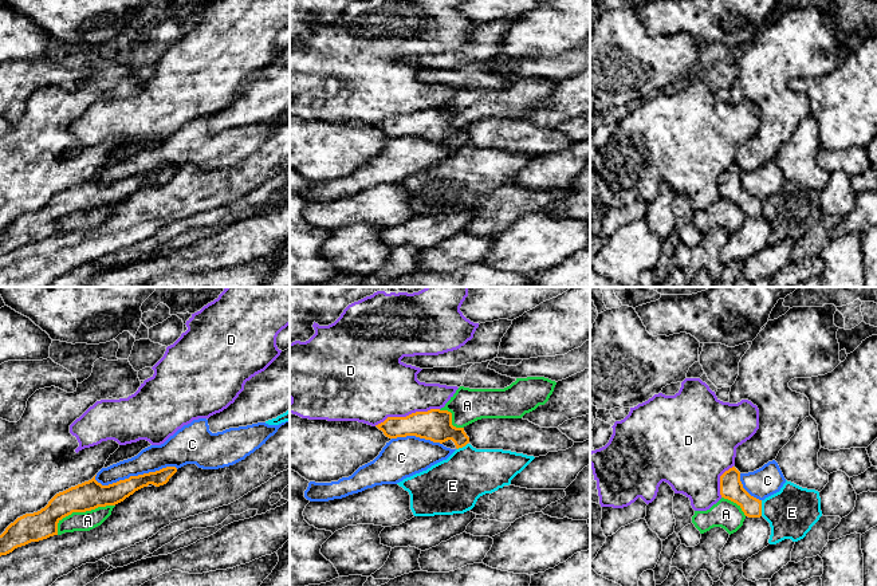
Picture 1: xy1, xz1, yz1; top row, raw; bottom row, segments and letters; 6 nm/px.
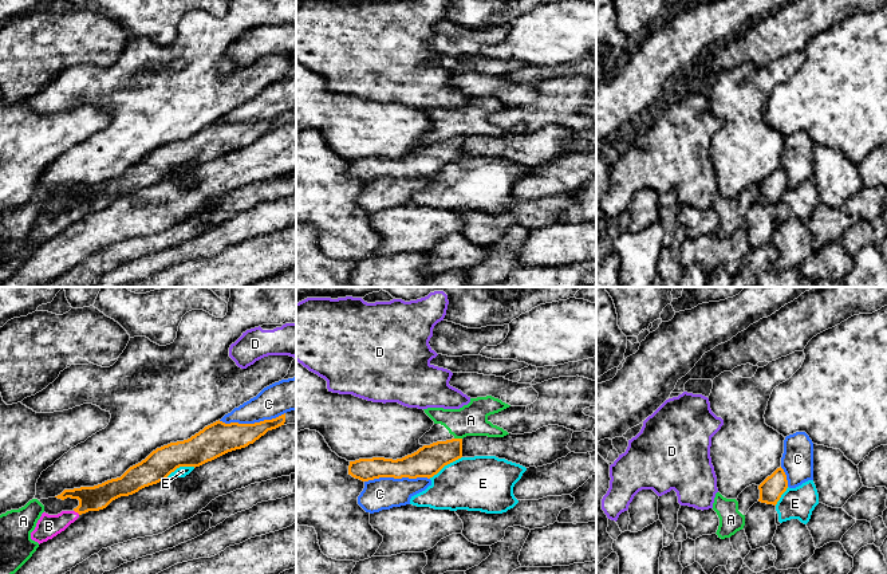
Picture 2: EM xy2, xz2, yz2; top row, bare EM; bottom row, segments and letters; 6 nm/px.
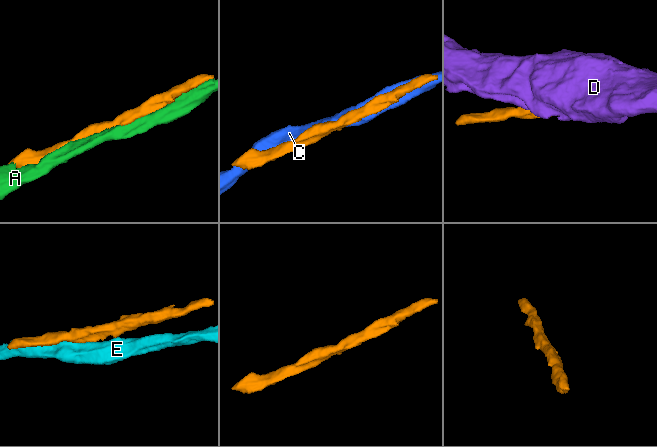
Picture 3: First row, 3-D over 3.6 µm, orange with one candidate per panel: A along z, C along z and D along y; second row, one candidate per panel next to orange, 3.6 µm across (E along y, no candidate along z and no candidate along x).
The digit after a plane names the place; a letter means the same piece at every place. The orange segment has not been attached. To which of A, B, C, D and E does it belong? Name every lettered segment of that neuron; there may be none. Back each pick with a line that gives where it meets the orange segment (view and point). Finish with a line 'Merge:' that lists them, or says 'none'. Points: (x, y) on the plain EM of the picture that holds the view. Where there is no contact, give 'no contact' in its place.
B: xy2 (77, 211)
Merge: B

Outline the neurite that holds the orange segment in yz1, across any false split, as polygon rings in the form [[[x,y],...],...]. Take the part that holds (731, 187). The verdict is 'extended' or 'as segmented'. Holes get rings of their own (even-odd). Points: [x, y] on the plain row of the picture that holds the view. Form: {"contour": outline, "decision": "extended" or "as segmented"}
{"contour": [[[732,166],[720,176],[720,194],[736,202],[746,216],[762,216],[762,200],[751,196],[740,181],[740,172]]], "decision": "as segmented"}

